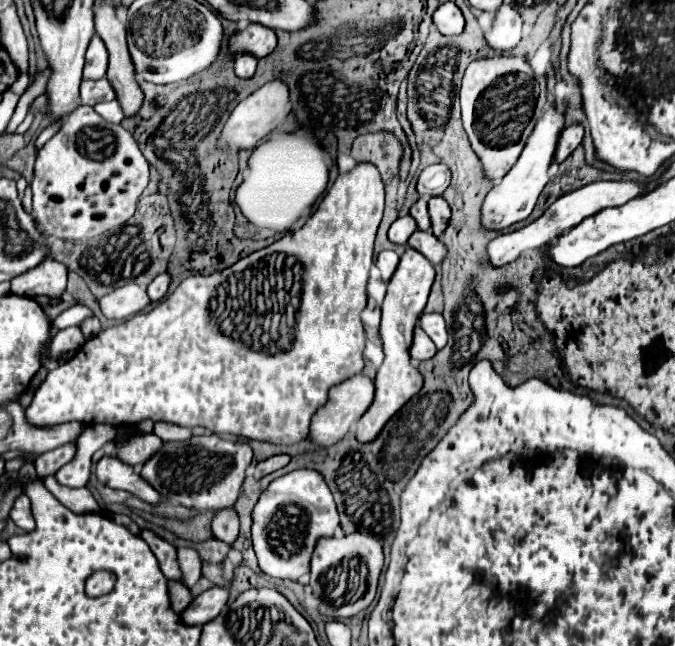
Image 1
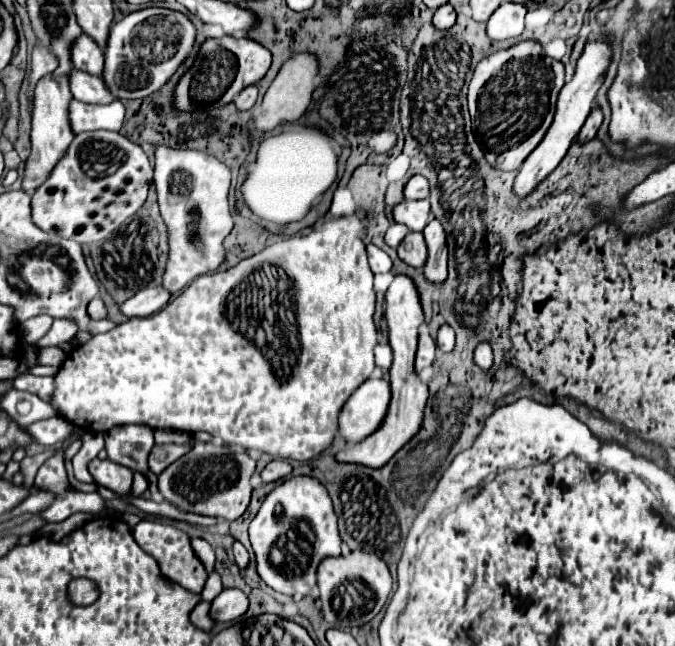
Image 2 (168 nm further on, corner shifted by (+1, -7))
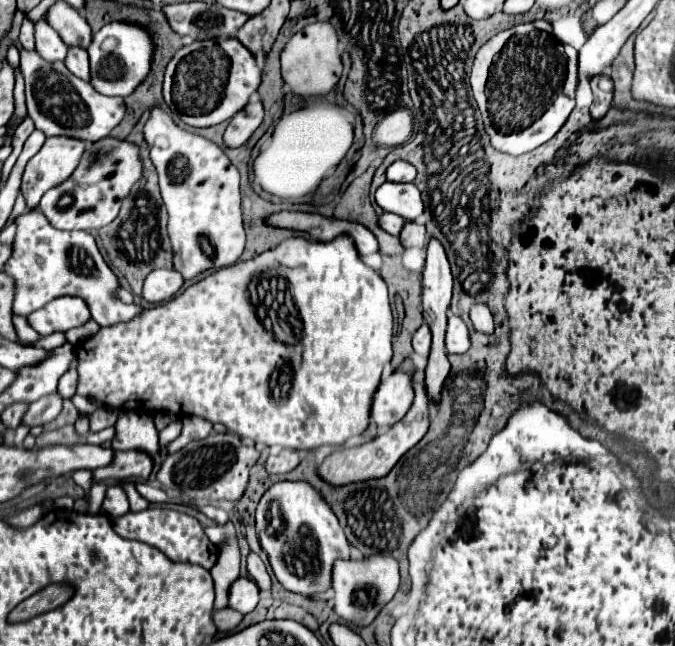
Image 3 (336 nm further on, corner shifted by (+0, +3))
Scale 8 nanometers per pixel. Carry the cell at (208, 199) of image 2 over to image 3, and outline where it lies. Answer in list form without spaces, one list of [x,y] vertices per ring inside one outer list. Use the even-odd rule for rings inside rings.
[[[154,106],[150,112],[144,126],[144,140],[150,146],[150,158],[160,176],[162,200],[170,216],[168,234],[174,246],[174,268],[184,276],[184,280],[192,280],[206,270],[232,266],[240,258],[246,242],[240,214],[238,170],[220,146],[178,128],[172,116],[160,106]],[[202,236],[206,236],[212,244],[212,258],[200,246]]]

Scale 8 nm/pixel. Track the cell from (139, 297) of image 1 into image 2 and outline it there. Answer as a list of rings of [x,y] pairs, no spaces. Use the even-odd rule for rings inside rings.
[[[163,286],[143,288],[137,294],[133,294],[133,298],[129,298],[123,304],[119,304],[119,310],[127,318],[133,318],[133,316],[151,316],[157,310],[161,310],[169,302],[169,298],[171,298],[171,294]]]

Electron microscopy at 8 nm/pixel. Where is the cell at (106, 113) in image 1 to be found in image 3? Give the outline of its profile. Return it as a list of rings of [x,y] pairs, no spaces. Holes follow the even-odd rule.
[[[20,50],[20,68],[26,82],[28,118],[32,118],[34,126],[46,136],[68,136],[94,142],[108,136],[126,112],[122,98],[98,94],[88,82],[72,76],[62,62],[48,62],[36,50]]]

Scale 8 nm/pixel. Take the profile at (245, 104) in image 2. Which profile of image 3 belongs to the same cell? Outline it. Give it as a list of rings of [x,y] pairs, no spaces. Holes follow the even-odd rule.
[[[252,100],[246,108],[242,108],[228,124],[226,132],[224,132],[224,146],[226,148],[240,148],[244,146],[252,134],[256,132],[256,128],[262,124],[262,116],[264,116],[264,108],[258,100]]]

